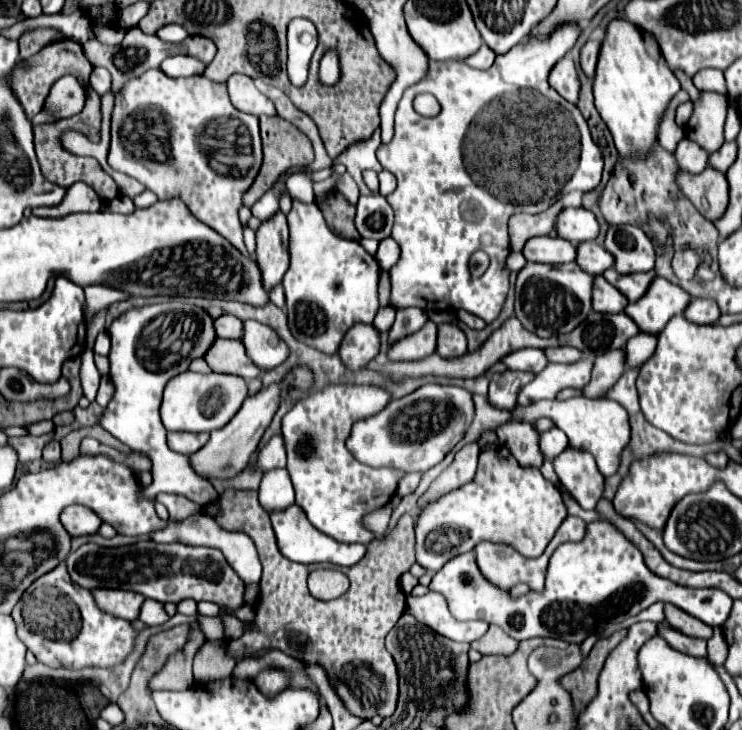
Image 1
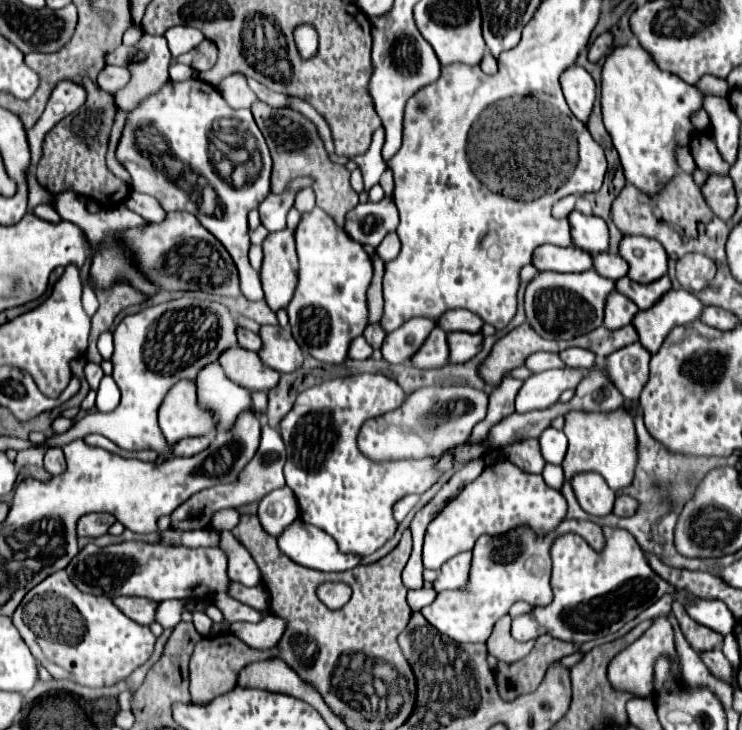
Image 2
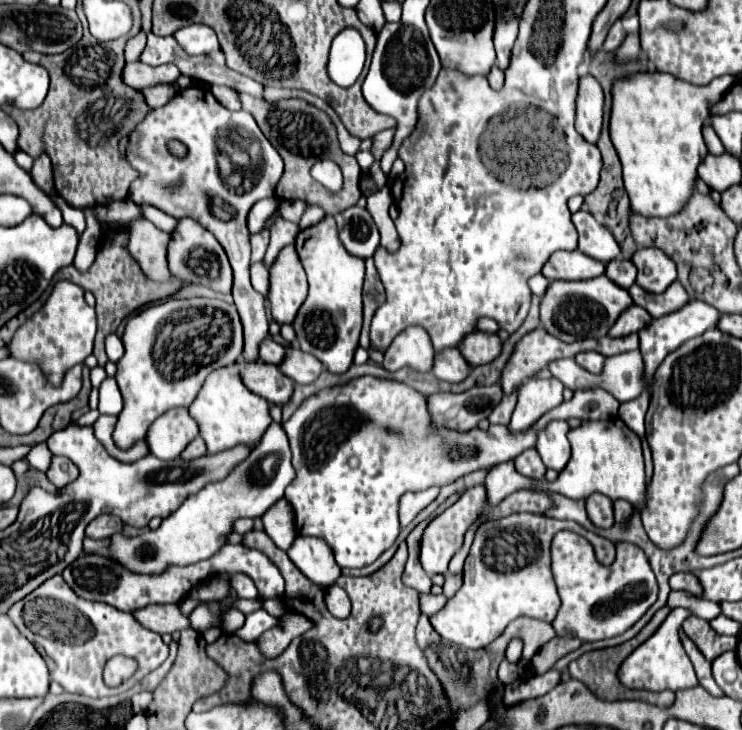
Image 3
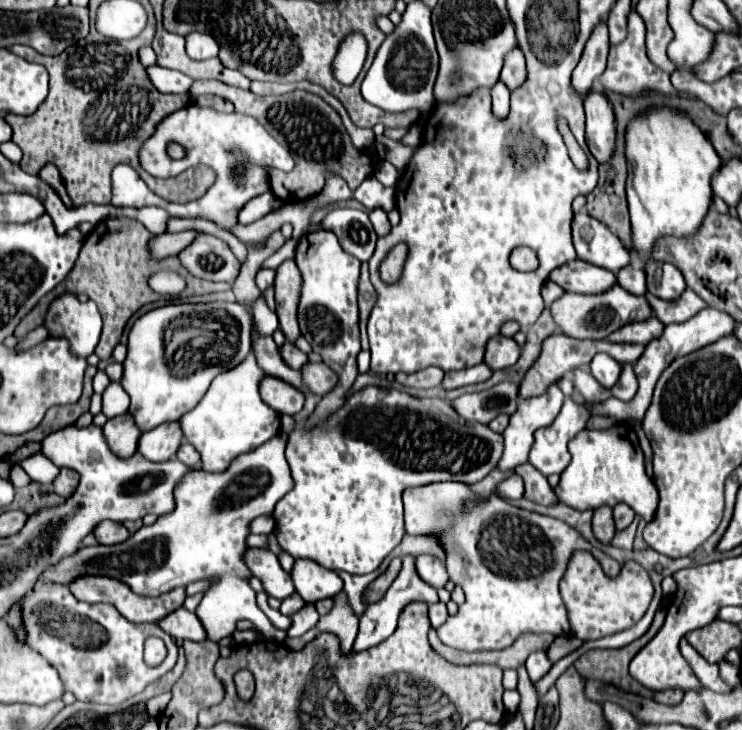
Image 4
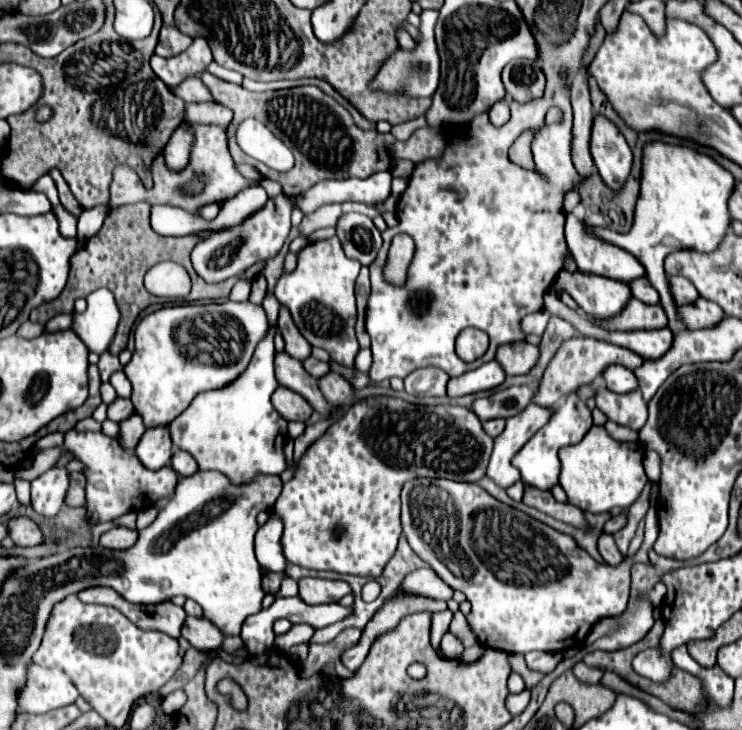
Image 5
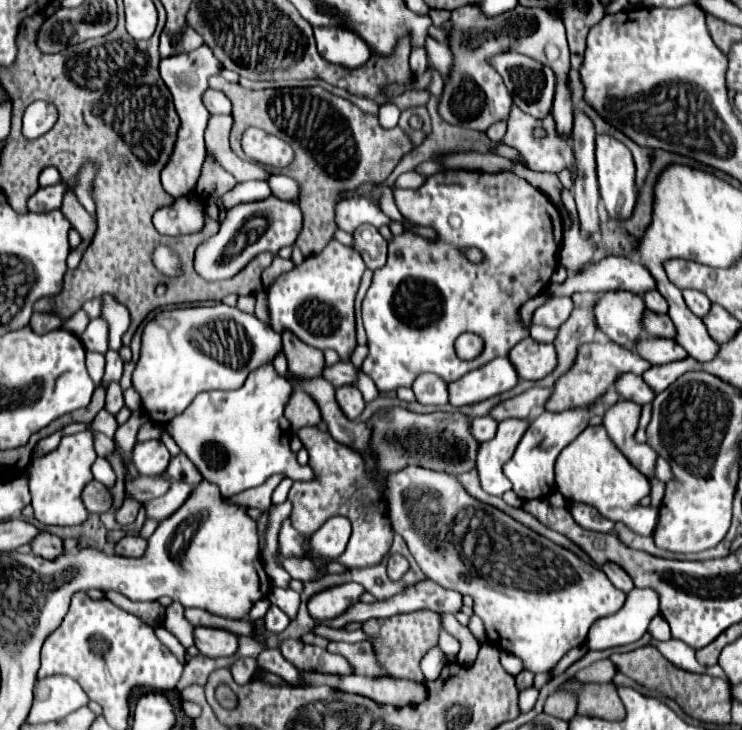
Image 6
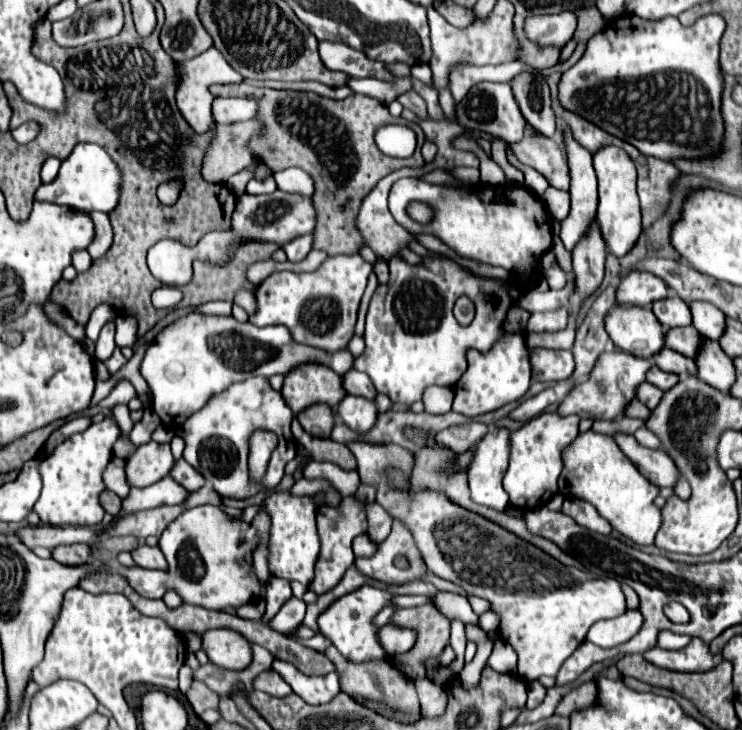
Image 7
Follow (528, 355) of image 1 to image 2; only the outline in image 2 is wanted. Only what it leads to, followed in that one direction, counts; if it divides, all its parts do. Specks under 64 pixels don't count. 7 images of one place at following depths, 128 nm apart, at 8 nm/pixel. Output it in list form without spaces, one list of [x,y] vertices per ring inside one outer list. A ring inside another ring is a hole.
[[[534,352],[526,358],[524,366],[532,372],[532,374],[538,374],[538,372],[544,372],[544,370],[550,370],[550,368],[564,368],[562,360],[552,354],[552,352]]]

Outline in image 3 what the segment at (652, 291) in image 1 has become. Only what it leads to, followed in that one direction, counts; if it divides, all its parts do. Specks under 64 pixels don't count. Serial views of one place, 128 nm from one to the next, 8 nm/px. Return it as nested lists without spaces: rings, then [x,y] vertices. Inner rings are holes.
[[[692,298],[692,300],[688,300],[688,304],[684,304],[684,308],[670,312],[664,318],[654,318],[648,326],[644,326],[638,332],[638,336],[640,336],[640,352],[642,352],[642,358],[646,364],[648,380],[652,380],[656,368],[660,366],[664,356],[668,356],[668,352],[674,352],[680,344],[684,344],[684,340],[690,340],[692,336],[700,336],[708,328],[714,328],[718,318],[720,318],[720,312],[716,308],[712,308],[710,304],[706,304],[702,300]]]

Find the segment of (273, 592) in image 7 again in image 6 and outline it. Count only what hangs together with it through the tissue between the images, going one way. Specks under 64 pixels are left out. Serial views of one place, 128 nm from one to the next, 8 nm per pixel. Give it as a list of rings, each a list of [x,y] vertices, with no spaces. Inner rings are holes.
[[[270,606],[270,610],[268,610],[268,614],[264,616],[264,620],[266,620],[266,628],[268,628],[272,634],[284,632],[284,630],[288,628],[288,624],[290,624],[288,616],[286,616],[278,606]]]

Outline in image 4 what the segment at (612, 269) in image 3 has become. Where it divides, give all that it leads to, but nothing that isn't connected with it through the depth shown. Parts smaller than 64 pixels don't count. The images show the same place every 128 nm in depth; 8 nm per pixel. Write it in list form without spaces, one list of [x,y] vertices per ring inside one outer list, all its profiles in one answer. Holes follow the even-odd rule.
[[[624,266],[616,272],[616,280],[626,292],[632,292],[636,296],[642,296],[646,292],[646,276],[644,276],[644,270],[640,268]]]

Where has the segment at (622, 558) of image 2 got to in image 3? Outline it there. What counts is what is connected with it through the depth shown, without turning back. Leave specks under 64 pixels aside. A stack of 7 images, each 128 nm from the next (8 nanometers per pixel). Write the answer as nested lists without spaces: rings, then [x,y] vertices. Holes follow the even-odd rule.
[[[562,530],[554,536],[551,550],[551,567],[554,582],[558,586],[558,596],[562,600],[560,610],[556,618],[552,620],[552,628],[558,636],[568,636],[568,638],[578,638],[582,642],[594,642],[594,640],[604,640],[612,636],[624,634],[634,622],[638,622],[644,612],[656,602],[658,596],[658,584],[656,576],[646,560],[646,554],[642,548],[630,542],[616,542],[616,558],[610,566],[604,566],[596,560],[592,544],[582,538],[576,532]],[[512,638],[508,642],[508,646],[506,646],[506,654],[504,656],[506,656],[508,662],[518,662],[520,654],[522,654],[522,640],[520,638]]]

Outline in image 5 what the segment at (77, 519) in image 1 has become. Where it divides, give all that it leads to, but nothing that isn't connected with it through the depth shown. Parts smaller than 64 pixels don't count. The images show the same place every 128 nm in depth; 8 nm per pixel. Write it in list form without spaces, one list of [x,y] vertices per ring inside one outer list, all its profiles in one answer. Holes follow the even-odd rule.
[[[112,528],[108,532],[104,532],[100,536],[100,544],[104,548],[110,548],[110,550],[124,550],[128,548],[132,542],[136,542],[136,536],[138,532],[136,530],[128,530],[128,528]]]

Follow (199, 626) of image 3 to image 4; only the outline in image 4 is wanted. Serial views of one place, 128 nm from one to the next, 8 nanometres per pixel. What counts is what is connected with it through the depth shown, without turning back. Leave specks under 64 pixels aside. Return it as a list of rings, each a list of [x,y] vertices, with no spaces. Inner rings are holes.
[[[276,434],[272,440],[256,448],[256,452],[248,452],[244,456],[238,456],[232,460],[230,468],[226,472],[210,474],[204,470],[194,470],[190,472],[178,486],[176,486],[176,510],[170,514],[164,514],[156,520],[152,526],[142,526],[136,534],[132,534],[126,542],[114,544],[114,546],[90,546],[90,548],[80,548],[76,554],[66,556],[60,560],[60,564],[48,568],[44,576],[40,578],[38,586],[48,582],[60,582],[60,584],[70,584],[76,580],[76,576],[84,574],[102,574],[102,576],[112,576],[136,590],[136,594],[146,594],[146,596],[158,596],[162,592],[168,592],[176,586],[186,586],[190,582],[196,582],[200,578],[212,578],[218,576],[218,582],[212,584],[206,592],[202,602],[198,604],[196,615],[200,618],[208,640],[220,642],[222,638],[232,636],[236,630],[238,620],[250,620],[256,624],[260,632],[264,632],[266,640],[274,642],[284,642],[286,632],[272,626],[272,622],[266,618],[266,614],[258,608],[256,604],[256,592],[248,584],[248,576],[252,576],[244,564],[244,550],[246,550],[246,536],[248,536],[248,524],[262,514],[272,514],[272,508],[280,500],[280,496],[286,496],[288,490],[292,490],[294,480],[290,476],[290,466],[284,456],[286,448],[286,434]]]

